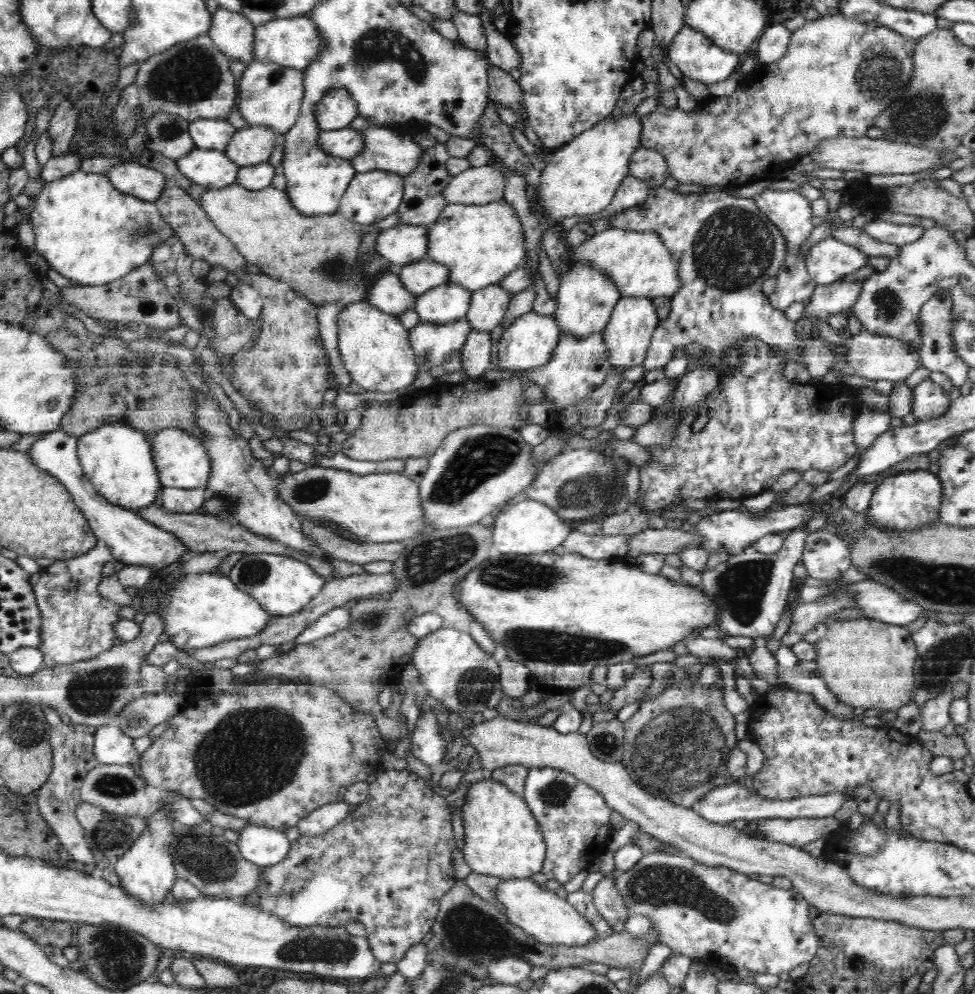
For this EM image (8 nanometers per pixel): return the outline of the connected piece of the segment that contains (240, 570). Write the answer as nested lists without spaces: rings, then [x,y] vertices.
[[[256,553],[244,554],[232,567],[230,580],[276,616],[291,615],[304,608],[327,582],[310,565],[284,555]]]

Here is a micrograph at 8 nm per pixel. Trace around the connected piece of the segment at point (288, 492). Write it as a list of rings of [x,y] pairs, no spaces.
[[[307,467],[297,473],[279,478],[279,497],[288,503],[298,517],[320,522],[331,522],[347,530],[358,542],[403,541],[427,530],[424,511],[420,507],[419,483],[410,480],[404,472],[369,473],[358,475],[349,471],[326,467]]]

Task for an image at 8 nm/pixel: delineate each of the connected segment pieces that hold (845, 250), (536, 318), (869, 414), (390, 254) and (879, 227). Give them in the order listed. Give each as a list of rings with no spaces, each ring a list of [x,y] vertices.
[[[837,239],[814,244],[805,258],[805,268],[816,284],[832,284],[868,265],[870,257]]]
[[[530,312],[516,318],[503,332],[499,344],[500,372],[521,373],[530,369],[544,367],[551,359],[560,338],[560,327],[553,316]]]
[[[862,409],[860,414],[856,416],[853,422],[852,434],[854,435],[854,442],[857,446],[857,452],[863,454],[872,442],[888,431],[890,428],[890,420],[892,414],[881,412],[879,410],[866,410]]]
[[[398,224],[396,227],[379,233],[375,250],[386,261],[392,262],[393,270],[405,265],[427,259],[429,227],[424,224]]]
[[[877,217],[866,223],[861,230],[878,241],[896,244],[898,247],[918,241],[926,232],[921,225],[900,225]]]

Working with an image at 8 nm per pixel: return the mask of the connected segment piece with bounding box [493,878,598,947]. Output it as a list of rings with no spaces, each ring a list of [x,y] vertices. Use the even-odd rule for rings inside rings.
[[[500,879],[493,890],[493,895],[499,904],[505,908],[508,920],[520,927],[538,942],[553,945],[558,944],[566,947],[584,947],[593,940],[598,939],[595,926],[586,920],[568,901],[533,879]]]

